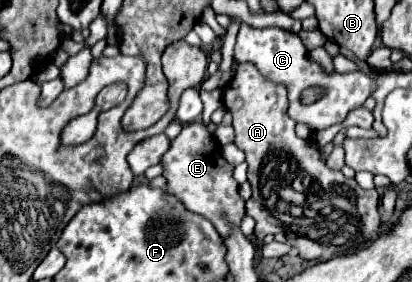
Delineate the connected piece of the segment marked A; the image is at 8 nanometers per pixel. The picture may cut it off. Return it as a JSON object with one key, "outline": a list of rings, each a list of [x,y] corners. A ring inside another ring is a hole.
{"outline":[[[240,64],[236,76],[224,88],[224,108],[232,112],[234,120],[234,144],[246,152],[248,182],[252,184],[252,198],[246,202],[246,214],[256,220],[254,236],[262,242],[268,234],[282,232],[290,246],[306,260],[330,260],[338,254],[338,242],[356,248],[358,240],[372,240],[380,230],[378,192],[364,190],[356,180],[348,180],[342,172],[330,170],[322,160],[320,152],[310,140],[302,140],[294,132],[294,120],[288,116],[288,92],[284,84],[266,80],[254,64]]]}

